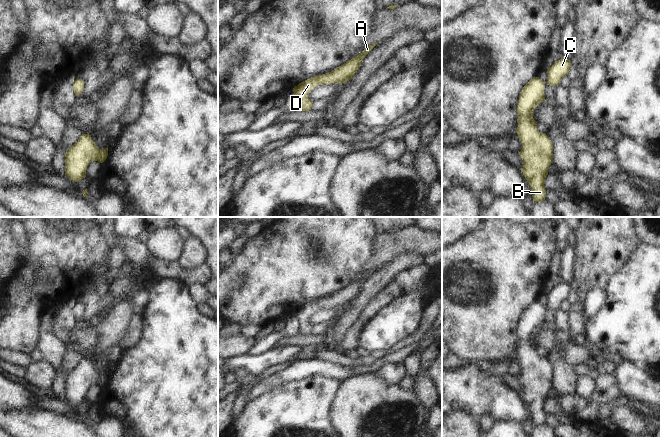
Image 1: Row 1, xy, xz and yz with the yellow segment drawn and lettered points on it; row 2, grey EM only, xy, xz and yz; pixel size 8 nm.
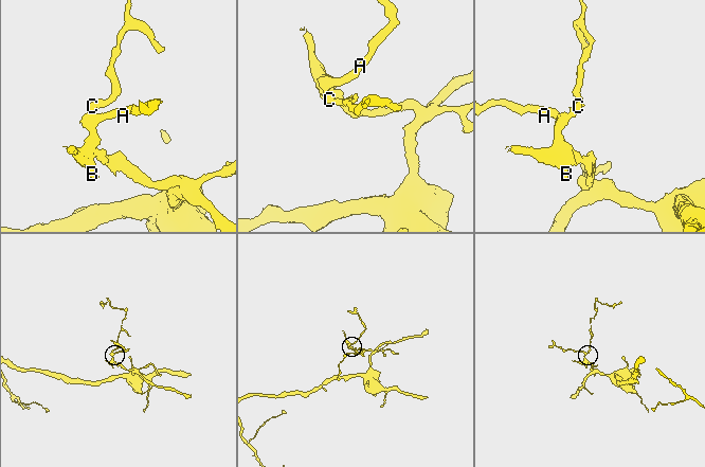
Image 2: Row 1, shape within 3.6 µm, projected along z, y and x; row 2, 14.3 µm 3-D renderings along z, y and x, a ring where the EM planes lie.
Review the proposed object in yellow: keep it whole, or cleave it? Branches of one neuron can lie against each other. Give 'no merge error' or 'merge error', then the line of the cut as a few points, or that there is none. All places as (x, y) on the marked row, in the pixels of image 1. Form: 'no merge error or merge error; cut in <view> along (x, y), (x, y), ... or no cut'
no merge error; no cut

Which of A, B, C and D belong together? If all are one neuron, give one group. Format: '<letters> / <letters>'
A B C D

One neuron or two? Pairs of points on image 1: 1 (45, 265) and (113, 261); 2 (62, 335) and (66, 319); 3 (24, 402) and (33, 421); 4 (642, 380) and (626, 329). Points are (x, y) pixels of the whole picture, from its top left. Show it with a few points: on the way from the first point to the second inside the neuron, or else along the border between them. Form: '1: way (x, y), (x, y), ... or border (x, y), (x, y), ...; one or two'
1: border (110, 250), (106, 263); two
2: way (62, 331), (63, 323); one
3: border (39, 408), (10, 411); two
4: border (630, 360), (636, 365); two

